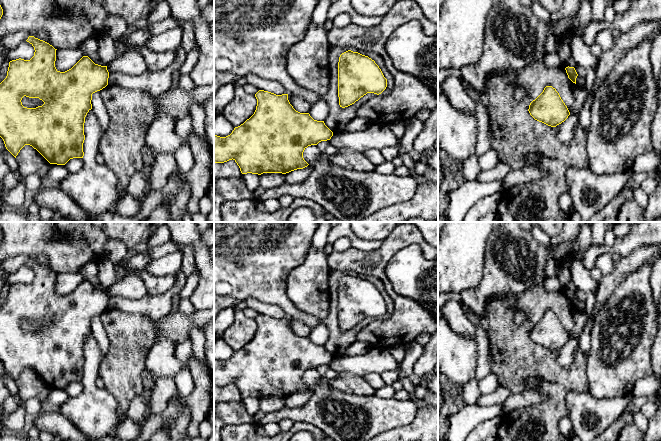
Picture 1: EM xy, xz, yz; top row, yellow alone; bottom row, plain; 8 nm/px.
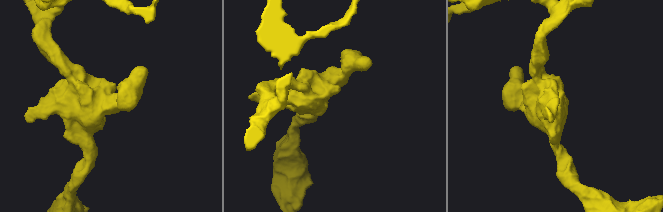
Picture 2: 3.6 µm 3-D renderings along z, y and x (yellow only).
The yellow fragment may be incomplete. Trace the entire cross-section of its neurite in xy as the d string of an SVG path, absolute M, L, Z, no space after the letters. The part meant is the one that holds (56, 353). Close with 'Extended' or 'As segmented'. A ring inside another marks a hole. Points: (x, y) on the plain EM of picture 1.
M34 260L26 265L34 271L34 280L30 284L10 285L7 300L0 307L0 361L15 382L25 369L36 373L50 388L65 389L70 383L83 382L85 341L92 333L92 318L108 309L107 290L95 288L88 280L83 280L71 293L60 296L55 291L57 273ZM24 320L39 322L44 328L36 332L24 331L21 326Z. As segmented

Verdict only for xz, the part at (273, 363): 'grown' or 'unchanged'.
unchanged

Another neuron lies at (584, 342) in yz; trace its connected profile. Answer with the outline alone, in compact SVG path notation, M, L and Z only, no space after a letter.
M596 291L589 292L586 295L587 299L585 301L584 312L587 314L588 320L578 339L578 348L583 353L585 360L589 356L591 348L591 329L594 322L593 314L596 302Z

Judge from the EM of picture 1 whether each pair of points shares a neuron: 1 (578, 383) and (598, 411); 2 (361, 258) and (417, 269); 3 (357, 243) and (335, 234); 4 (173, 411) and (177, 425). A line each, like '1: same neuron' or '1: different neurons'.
1: different neurons
2: different neurons
3: same neuron
4: different neurons

